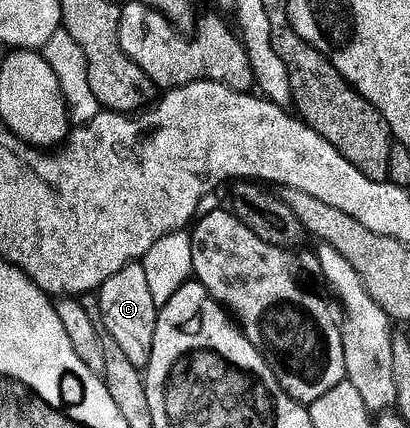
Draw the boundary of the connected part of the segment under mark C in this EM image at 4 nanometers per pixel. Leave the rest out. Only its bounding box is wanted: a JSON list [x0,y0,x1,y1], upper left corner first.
[97,263,159,371]

